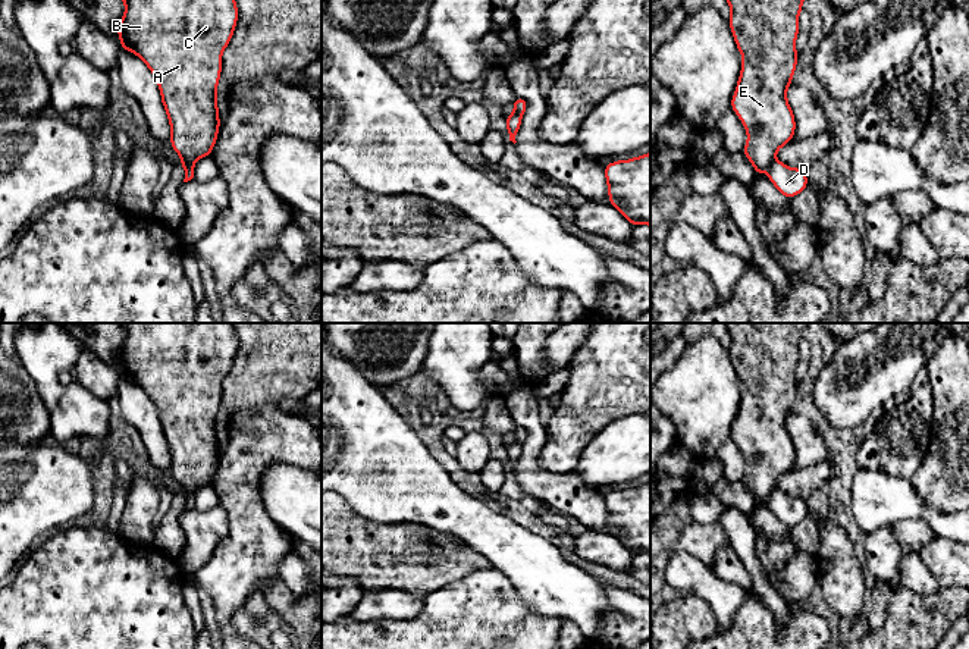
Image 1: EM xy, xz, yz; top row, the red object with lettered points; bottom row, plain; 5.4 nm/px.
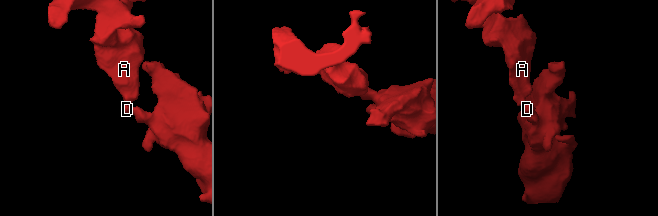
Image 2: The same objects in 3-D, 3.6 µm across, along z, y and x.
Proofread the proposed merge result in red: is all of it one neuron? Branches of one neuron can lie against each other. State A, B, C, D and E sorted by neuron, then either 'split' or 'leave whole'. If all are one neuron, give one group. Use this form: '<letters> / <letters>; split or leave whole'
A B C E / D; split

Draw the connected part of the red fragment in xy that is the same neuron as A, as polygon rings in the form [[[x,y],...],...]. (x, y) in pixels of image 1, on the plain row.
[[[117,323],[125,330],[125,344],[120,348],[117,364],[123,379],[135,382],[153,401],[159,418],[162,423],[162,432],[166,438],[170,452],[170,473],[181,487],[191,496],[201,486],[210,485],[213,474],[217,470],[217,461],[220,455],[219,438],[217,438],[217,413],[222,399],[222,382],[229,373],[233,358],[238,349],[238,336],[233,323]]]

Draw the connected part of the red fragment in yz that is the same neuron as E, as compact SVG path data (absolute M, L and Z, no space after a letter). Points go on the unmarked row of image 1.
M808 323L722 324L730 333L728 352L743 385L731 436L747 460L743 482L761 504L794 464L787 417L797 394L799 342Z

